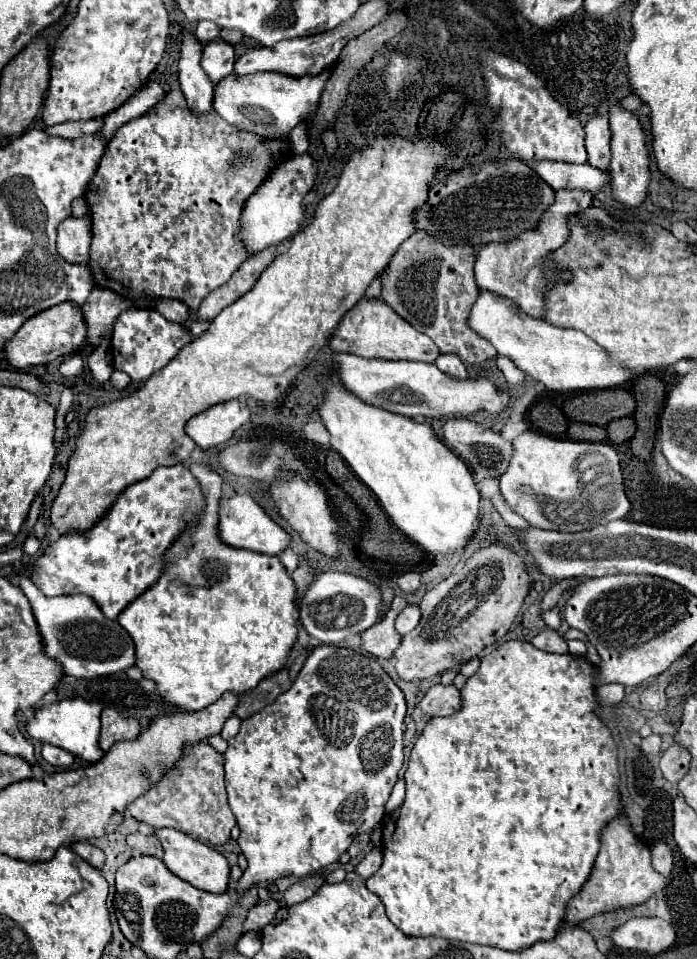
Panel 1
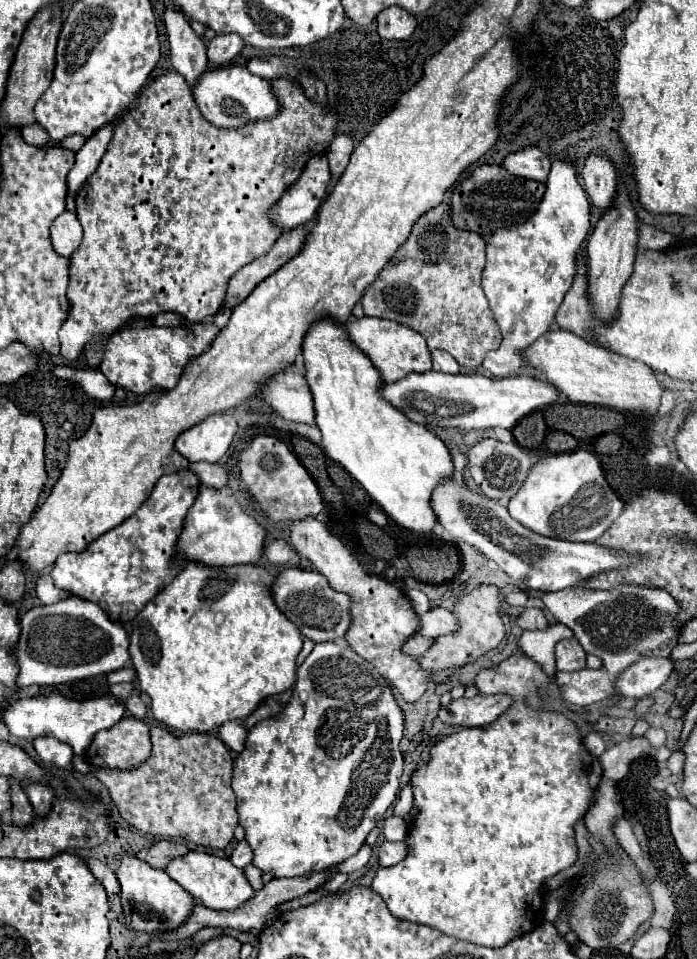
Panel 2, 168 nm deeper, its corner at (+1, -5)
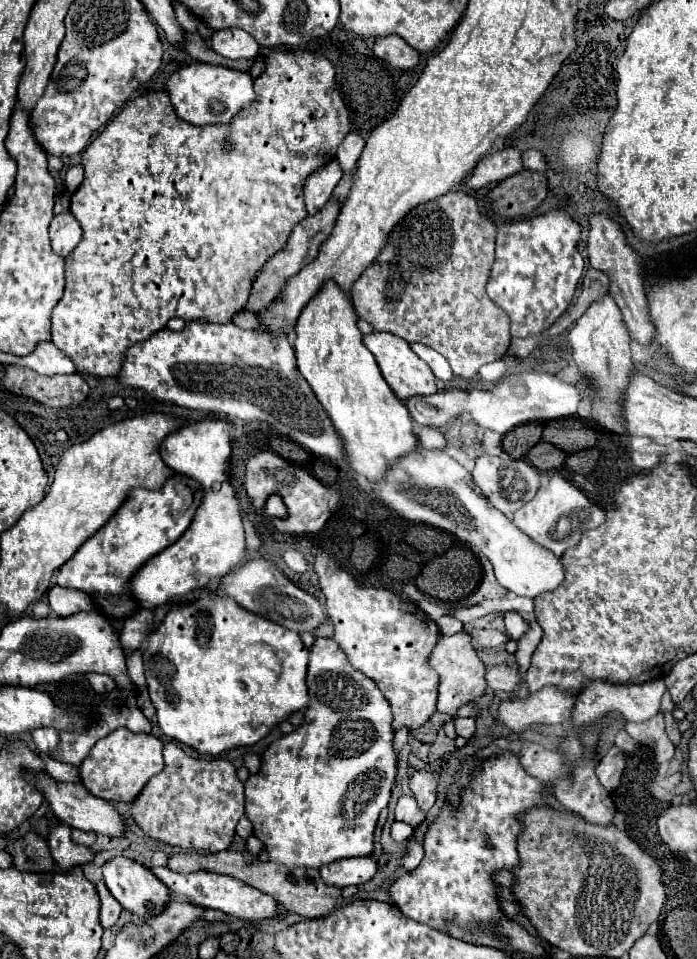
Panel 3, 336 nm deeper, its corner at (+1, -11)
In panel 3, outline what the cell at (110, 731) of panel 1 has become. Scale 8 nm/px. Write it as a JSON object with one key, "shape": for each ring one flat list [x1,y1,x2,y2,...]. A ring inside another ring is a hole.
{"shape":[[120,728,94,744,88,758,80,766,82,784,98,798,132,804,132,800,136,800,136,796,142,792,144,784,152,776,162,772,164,768,162,748,164,742,154,738,152,734,134,734]]}

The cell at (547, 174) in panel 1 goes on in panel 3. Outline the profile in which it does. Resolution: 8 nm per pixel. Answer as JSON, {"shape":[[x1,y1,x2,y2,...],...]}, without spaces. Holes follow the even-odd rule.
{"shape":[[504,148,492,154,486,154,476,166,474,172,464,180,468,188,484,188,490,182,502,182,522,170,522,152,516,148]]}

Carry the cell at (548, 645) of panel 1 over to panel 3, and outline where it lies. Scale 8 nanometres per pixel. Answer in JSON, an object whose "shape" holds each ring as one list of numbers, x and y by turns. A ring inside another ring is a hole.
{"shape":[[506,612,506,614,504,614,504,622,506,622,508,634,510,634,514,640,518,640,518,638,528,630,528,624,526,624,516,612]]}

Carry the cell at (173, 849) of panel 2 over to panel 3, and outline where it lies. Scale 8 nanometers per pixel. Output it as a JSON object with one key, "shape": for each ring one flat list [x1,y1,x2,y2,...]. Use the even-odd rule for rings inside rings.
{"shape":[[222,850,216,854,176,854,168,860,168,868,174,872,198,872,198,870,208,870,216,874,226,874,232,878,238,878,260,892,270,894,274,900,278,900,288,912,300,914,304,918,324,918,330,912,334,912,342,904,342,888,332,888,330,884,324,884,320,880,320,872,314,868,284,868,284,864,276,864,272,860,262,862,256,856,248,852,232,852,232,850]]}

